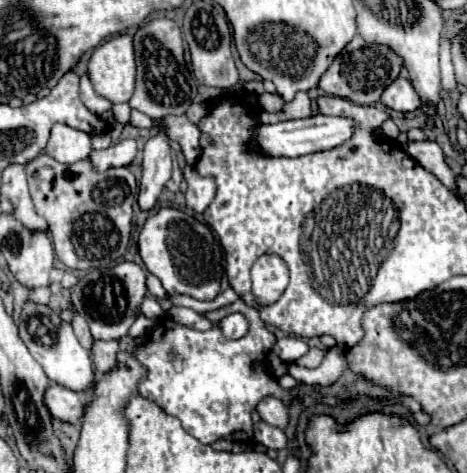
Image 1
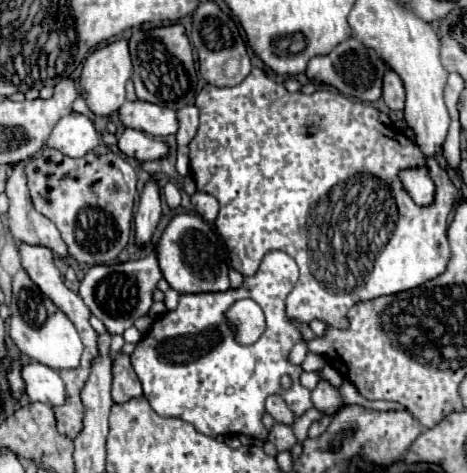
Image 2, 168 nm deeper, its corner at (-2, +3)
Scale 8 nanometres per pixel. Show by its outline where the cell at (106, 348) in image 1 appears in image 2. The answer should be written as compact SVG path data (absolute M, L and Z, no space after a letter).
M120 353L112 365L112 375L114 375L114 381L112 381L112 399L114 403L126 403L130 399L136 399L136 397L142 397L142 385L130 365L130 357Z

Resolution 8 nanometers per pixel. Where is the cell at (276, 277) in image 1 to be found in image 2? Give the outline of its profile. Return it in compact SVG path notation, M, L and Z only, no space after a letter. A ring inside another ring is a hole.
M270 251L254 277L244 277L238 289L218 293L184 293L174 311L154 321L144 339L130 355L132 367L142 383L144 397L158 415L178 417L194 425L208 437L218 435L250 435L266 441L268 431L262 425L264 399L280 393L294 415L302 415L312 407L310 389L300 385L302 367L292 365L288 355L304 337L294 321L286 315L286 297L298 281L296 261L282 253ZM238 299L254 299L266 315L266 333L252 345L240 345L226 321L226 311ZM290 375L292 387L284 391L280 377Z

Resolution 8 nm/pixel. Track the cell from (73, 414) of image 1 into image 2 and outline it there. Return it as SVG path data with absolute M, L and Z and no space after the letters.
M26 361L22 367L22 379L26 383L26 395L30 401L46 405L62 405L66 401L66 389L60 375L38 361Z

